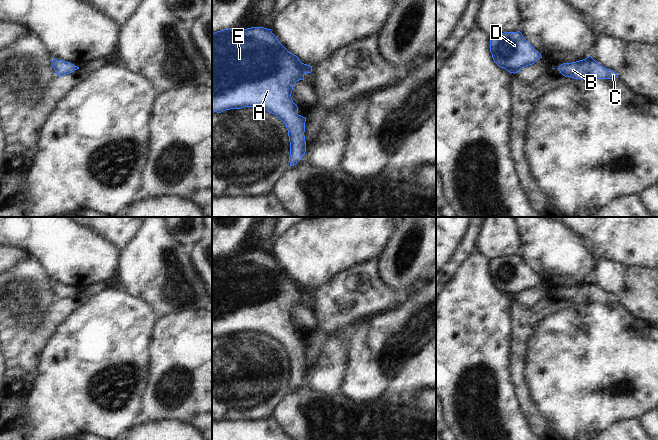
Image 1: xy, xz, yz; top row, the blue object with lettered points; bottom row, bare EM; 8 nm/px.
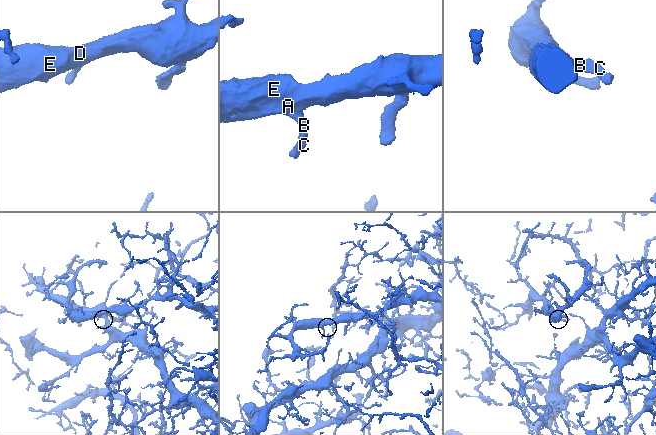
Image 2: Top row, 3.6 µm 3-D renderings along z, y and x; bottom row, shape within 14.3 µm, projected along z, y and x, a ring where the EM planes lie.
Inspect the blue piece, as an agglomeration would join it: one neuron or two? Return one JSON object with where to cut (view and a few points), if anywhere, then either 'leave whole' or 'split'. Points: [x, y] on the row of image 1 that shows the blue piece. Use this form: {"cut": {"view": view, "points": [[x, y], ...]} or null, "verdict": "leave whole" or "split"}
{"cut": null, "verdict": "leave whole"}

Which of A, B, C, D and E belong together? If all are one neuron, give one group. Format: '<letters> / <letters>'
A B C D E

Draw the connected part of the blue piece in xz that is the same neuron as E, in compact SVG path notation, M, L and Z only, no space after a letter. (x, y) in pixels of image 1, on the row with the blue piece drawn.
M229 28L212 33L212 113L243 107L258 107L276 115L288 130L290 166L296 165L306 152L304 136L306 118L298 114L298 107L293 102L291 93L294 84L299 80L304 81L304 75L311 72L312 66L302 63L296 55L290 53L271 29Z

